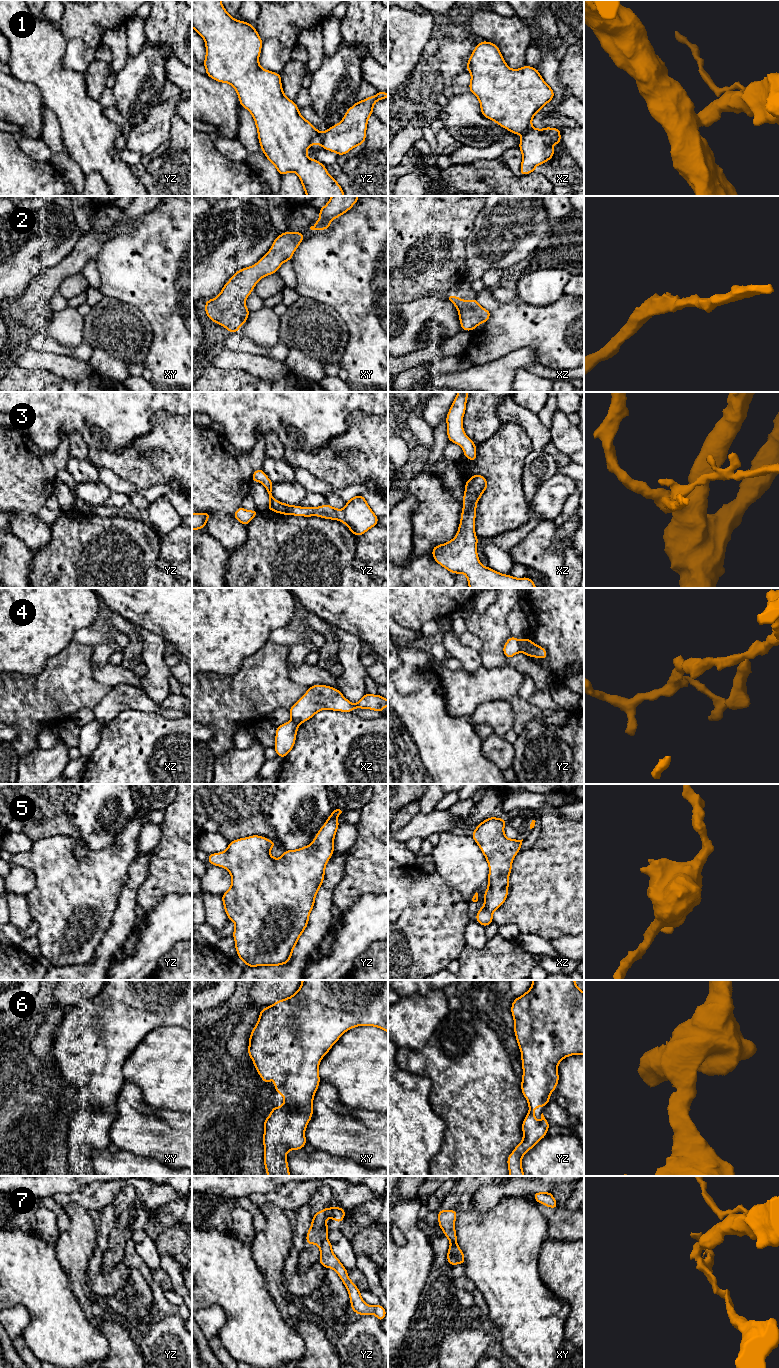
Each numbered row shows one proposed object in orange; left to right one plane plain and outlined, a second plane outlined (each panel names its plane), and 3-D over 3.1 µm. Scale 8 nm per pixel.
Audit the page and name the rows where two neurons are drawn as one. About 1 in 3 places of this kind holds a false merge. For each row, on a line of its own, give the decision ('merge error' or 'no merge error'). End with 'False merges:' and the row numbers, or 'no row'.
1: merge error
2: no merge error
3: no merge error
4: merge error
5: no merge error
6: no merge error
7: merge error
False merges: 1, 4, 7

